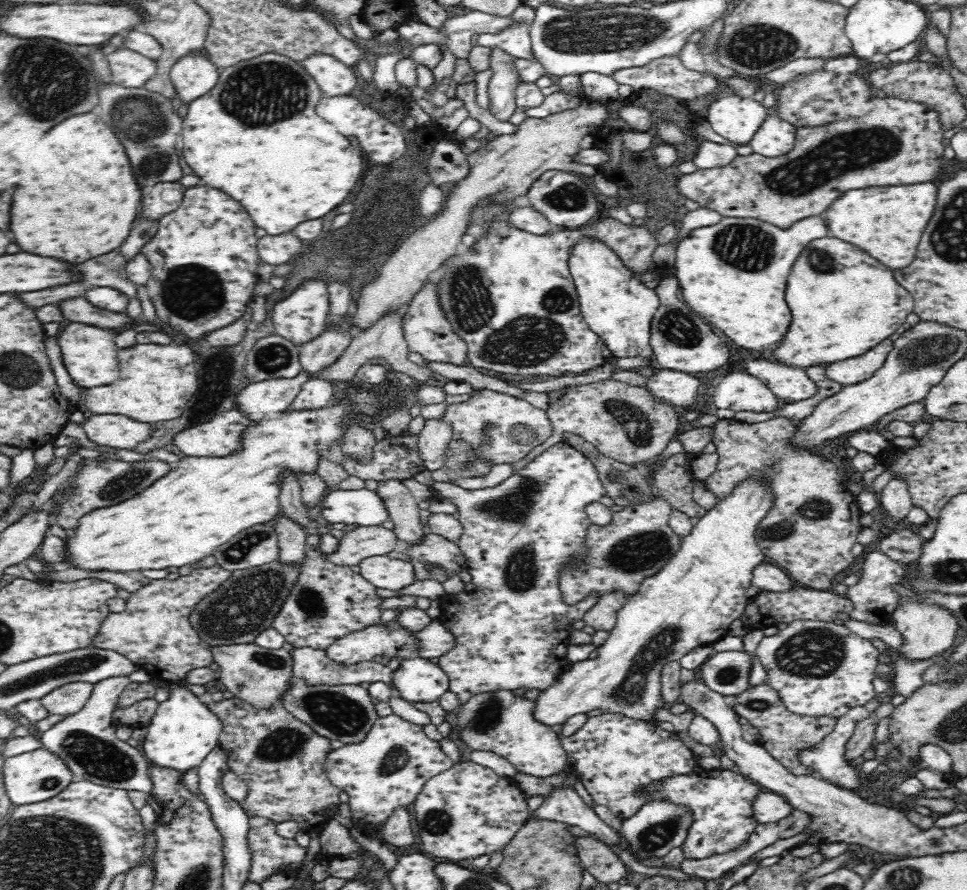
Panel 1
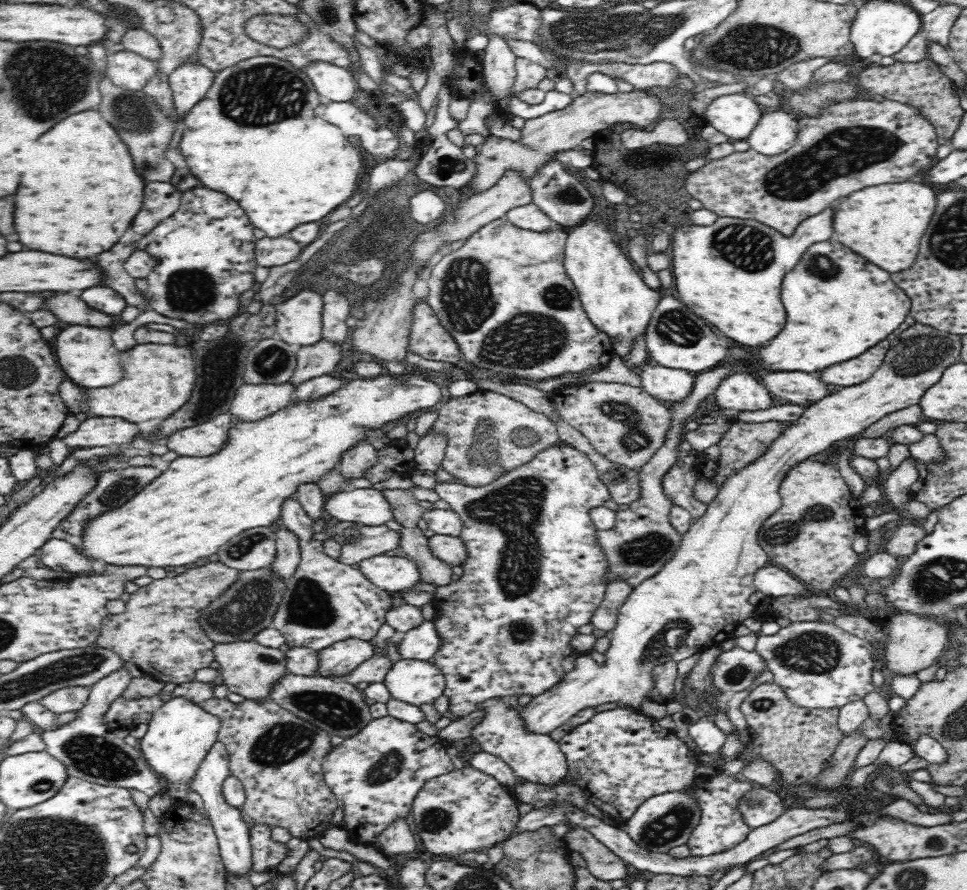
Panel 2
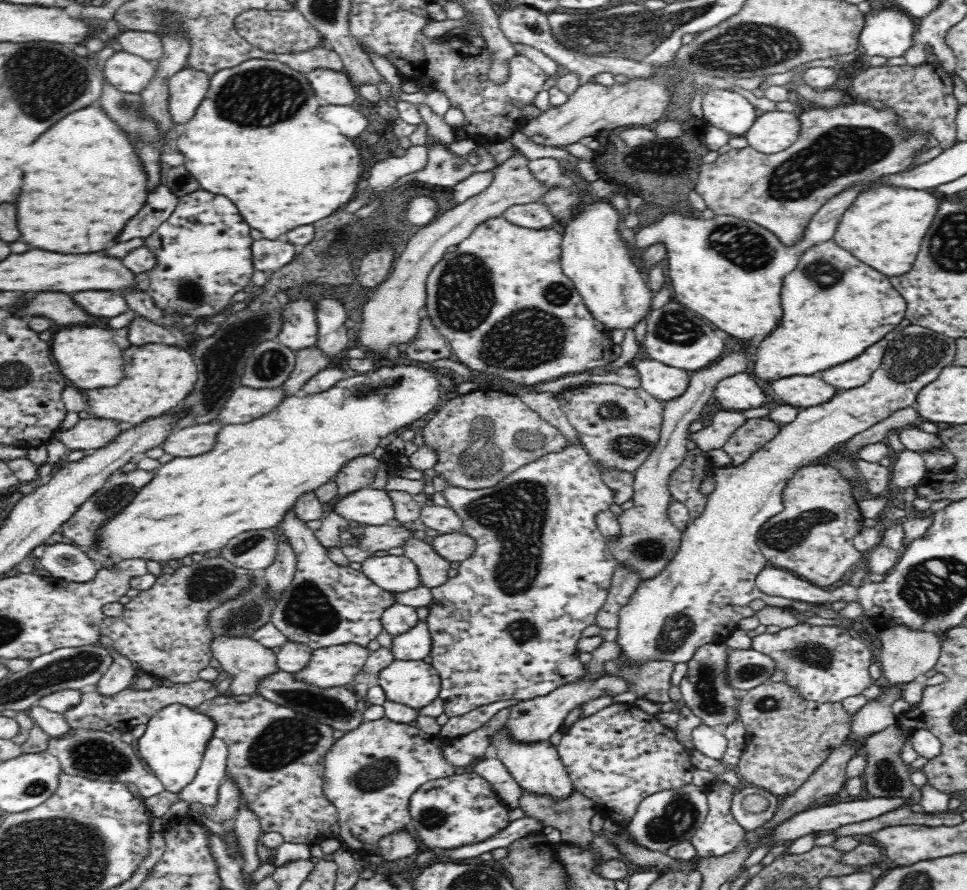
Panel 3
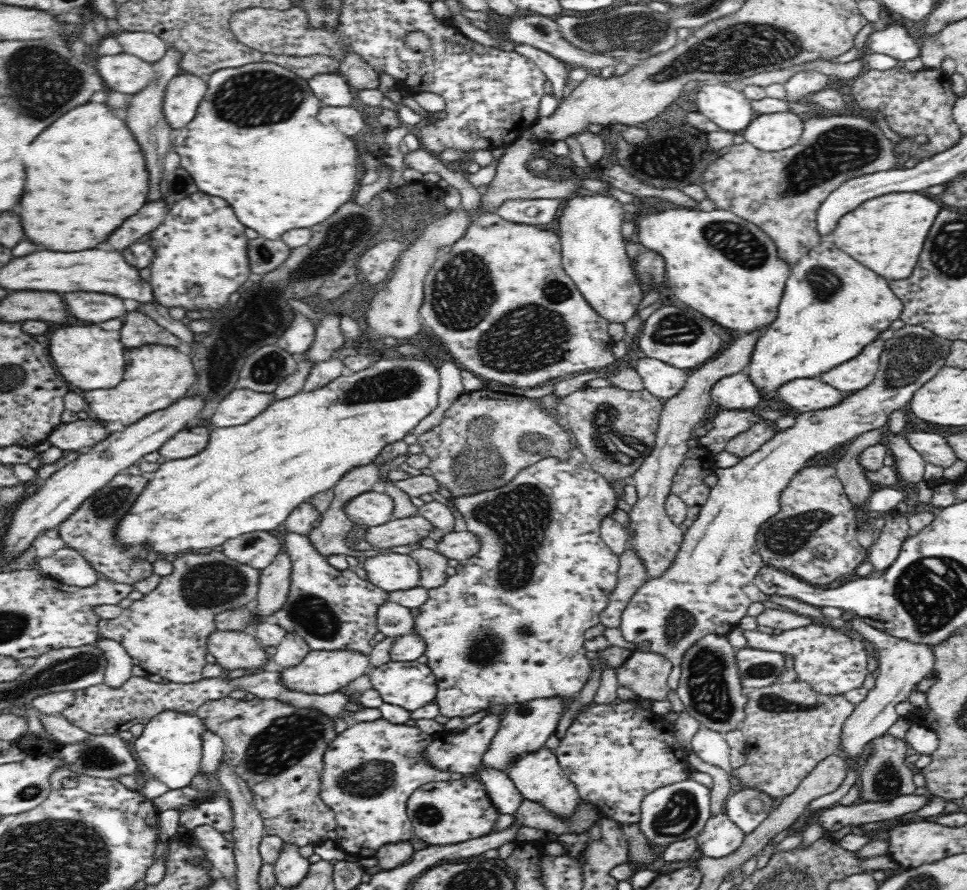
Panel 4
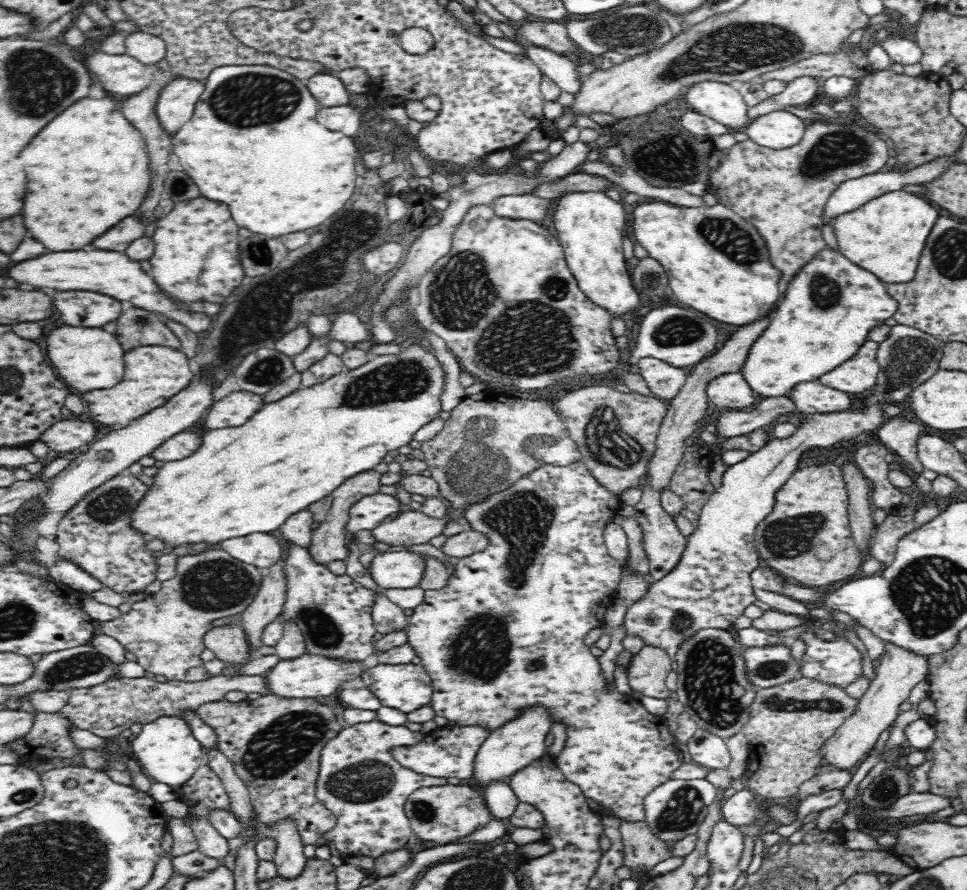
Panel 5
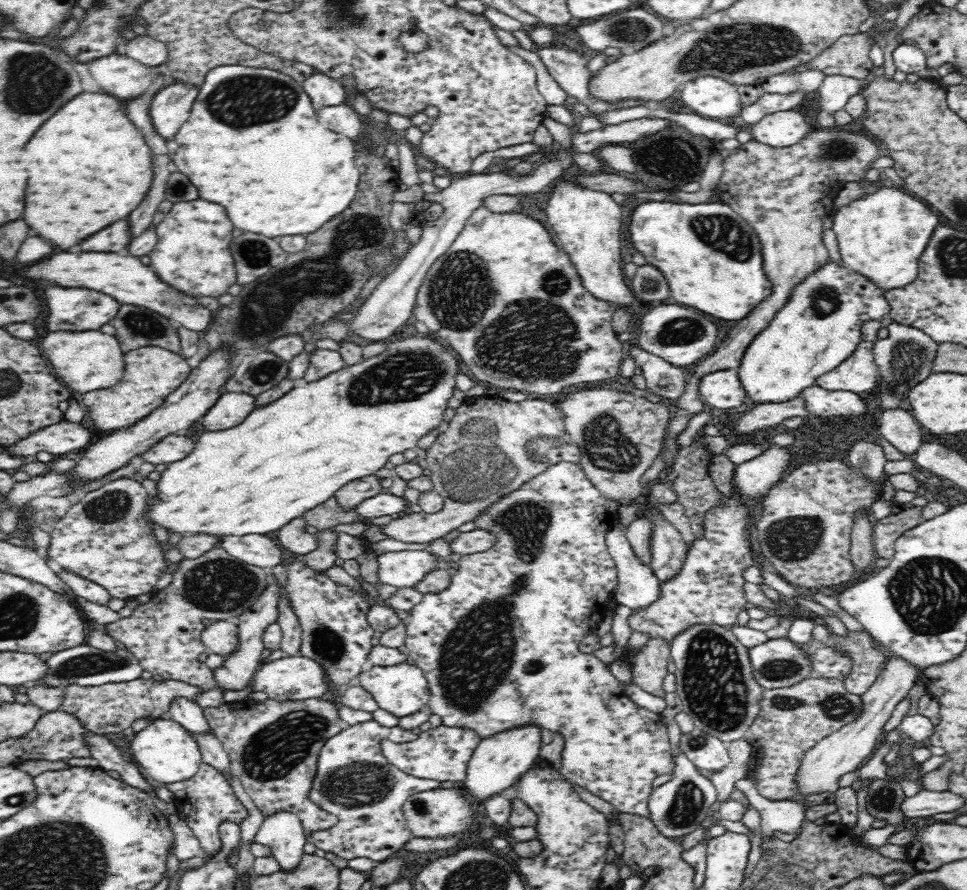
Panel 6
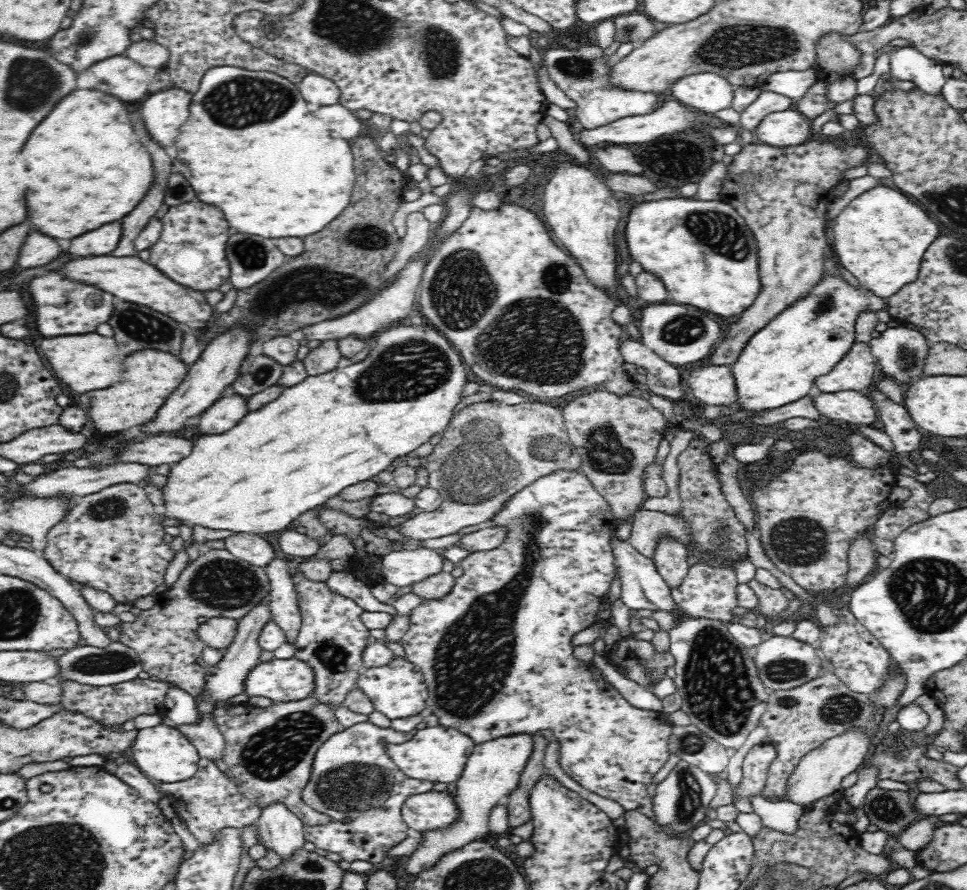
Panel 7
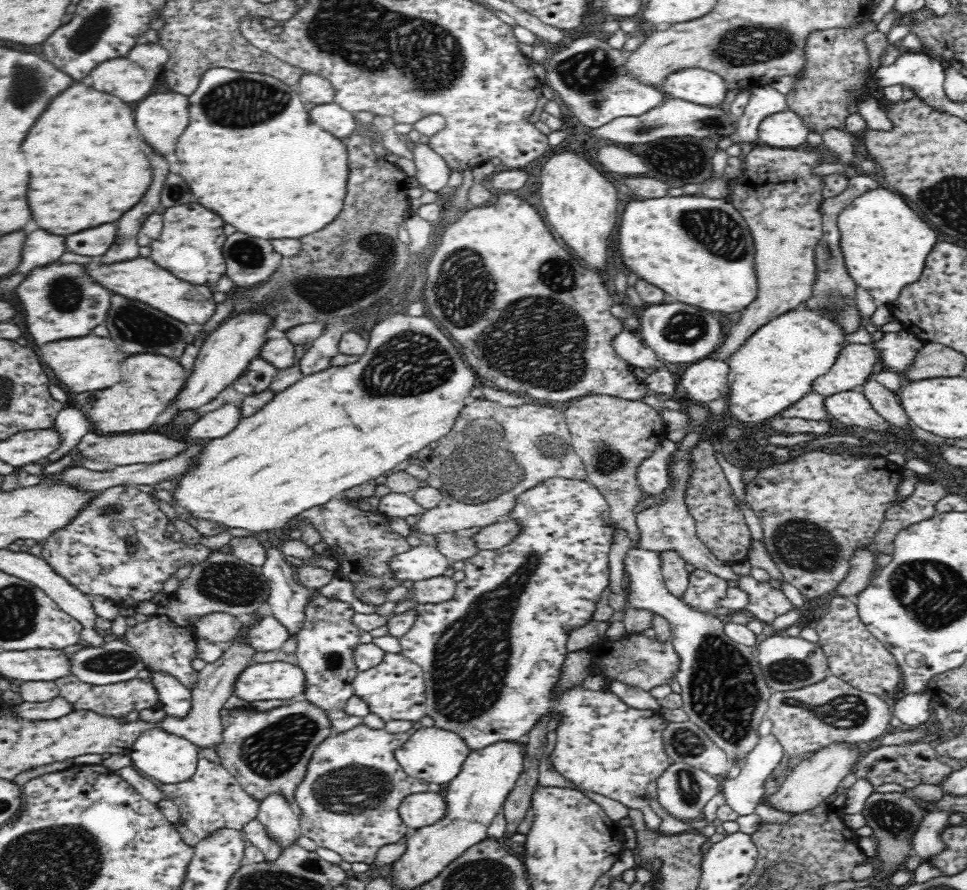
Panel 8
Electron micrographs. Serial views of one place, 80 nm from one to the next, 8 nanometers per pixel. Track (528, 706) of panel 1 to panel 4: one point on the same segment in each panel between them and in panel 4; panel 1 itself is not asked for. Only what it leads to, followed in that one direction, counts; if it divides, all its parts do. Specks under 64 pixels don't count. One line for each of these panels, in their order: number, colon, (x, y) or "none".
2: (502, 732)
3: (537, 766)
4: (538, 776)

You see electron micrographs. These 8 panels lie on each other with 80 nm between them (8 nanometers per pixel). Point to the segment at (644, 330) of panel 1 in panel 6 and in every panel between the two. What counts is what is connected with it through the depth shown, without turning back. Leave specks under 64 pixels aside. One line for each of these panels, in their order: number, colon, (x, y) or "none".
2: (612, 292)
3: (595, 259)
4: (593, 255)
5: (590, 226)
6: (587, 222)

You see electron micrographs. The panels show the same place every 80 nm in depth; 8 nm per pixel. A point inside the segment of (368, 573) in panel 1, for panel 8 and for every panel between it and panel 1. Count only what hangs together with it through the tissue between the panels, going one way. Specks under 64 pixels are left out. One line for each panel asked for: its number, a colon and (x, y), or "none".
2: (390, 573)
3: (395, 574)
4: (392, 572)
5: (393, 569)
6: (402, 569)
7: (404, 567)
8: (425, 561)

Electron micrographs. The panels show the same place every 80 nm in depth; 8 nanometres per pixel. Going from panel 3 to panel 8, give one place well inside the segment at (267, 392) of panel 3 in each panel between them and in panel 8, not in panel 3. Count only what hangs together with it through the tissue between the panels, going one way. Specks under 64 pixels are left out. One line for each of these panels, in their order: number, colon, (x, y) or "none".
4: (241, 405)
5: (235, 409)
6: (231, 409)
7: (226, 412)
8: (214, 424)

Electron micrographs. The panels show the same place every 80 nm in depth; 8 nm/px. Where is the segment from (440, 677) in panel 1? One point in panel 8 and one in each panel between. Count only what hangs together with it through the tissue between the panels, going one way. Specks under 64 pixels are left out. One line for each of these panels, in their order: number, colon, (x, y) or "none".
2: (414, 681)
3: (416, 683)
4: (409, 684)
5: (407, 686)
6: (402, 689)
7: (398, 690)
8: (395, 690)

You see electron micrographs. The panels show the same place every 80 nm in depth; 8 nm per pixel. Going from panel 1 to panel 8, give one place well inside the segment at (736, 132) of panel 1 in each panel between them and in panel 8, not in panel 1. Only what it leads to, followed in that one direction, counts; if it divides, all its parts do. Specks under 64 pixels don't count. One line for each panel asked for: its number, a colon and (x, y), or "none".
2: (735, 115)
3: (729, 110)
4: (730, 110)
5: (720, 101)
6: (714, 98)
7: (708, 92)
8: (702, 87)

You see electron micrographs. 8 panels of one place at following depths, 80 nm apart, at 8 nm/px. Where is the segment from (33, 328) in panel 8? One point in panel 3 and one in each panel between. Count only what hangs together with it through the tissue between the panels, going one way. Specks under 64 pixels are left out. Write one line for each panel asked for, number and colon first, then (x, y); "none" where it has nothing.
3: (103, 303)
4: (95, 308)
5: (76, 308)
6: (68, 308)
7: (63, 307)

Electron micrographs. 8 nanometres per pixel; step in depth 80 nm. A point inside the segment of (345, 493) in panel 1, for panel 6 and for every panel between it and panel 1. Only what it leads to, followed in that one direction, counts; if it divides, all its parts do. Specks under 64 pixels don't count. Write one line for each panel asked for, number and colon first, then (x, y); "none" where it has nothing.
2: (365, 506)
3: (374, 507)
4: (371, 508)
5: (370, 511)
6: (384, 503)

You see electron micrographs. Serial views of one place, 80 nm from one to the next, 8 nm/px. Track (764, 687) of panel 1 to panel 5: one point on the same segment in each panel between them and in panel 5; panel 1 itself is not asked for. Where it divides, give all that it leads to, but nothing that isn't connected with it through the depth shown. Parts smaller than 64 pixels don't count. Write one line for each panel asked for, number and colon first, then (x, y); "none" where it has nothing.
2: (797, 741)
3: (788, 738)
4: (789, 730)
5: (789, 724)

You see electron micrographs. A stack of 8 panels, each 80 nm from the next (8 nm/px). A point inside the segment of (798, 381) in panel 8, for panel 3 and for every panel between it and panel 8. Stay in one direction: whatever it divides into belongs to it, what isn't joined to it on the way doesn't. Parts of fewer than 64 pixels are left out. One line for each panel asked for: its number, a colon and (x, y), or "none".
3: (835, 307)
4: (832, 307)
5: (826, 312)
6: (820, 326)
7: (780, 363)

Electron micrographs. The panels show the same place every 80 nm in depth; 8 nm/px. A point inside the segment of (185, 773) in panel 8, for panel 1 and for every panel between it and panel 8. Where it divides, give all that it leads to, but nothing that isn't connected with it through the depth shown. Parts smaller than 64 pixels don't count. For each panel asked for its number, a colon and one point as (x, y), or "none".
1: (183, 731)
2: (180, 734)
3: (173, 745)
4: (170, 746)
5: (166, 748)
6: (169, 753)
7: (162, 752)

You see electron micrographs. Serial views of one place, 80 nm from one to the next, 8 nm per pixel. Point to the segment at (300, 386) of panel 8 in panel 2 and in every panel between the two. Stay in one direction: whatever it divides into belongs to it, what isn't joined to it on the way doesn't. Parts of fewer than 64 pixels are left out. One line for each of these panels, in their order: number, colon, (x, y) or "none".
2: (196, 505)
3: (193, 505)
4: (249, 478)
5: (242, 479)
6: (288, 456)
7: (332, 430)

